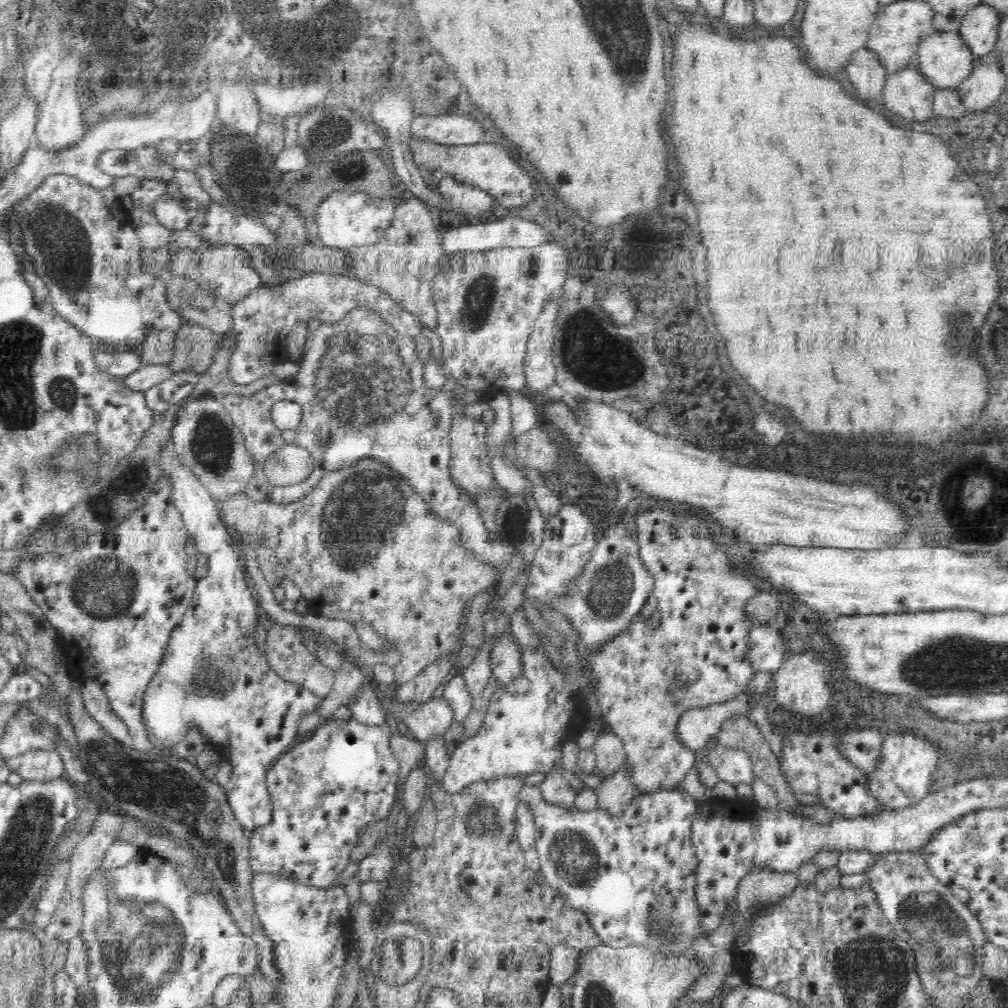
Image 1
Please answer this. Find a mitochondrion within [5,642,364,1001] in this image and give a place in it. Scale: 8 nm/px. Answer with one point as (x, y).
(169, 793)

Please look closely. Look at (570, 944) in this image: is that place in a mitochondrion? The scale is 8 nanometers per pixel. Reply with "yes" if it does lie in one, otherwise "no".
no

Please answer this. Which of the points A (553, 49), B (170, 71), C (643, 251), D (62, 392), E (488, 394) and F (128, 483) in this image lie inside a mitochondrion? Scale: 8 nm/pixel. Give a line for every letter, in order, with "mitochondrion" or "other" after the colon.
A: other
B: other
C: mitochondrion
D: mitochondrion
E: other
F: mitochondrion

